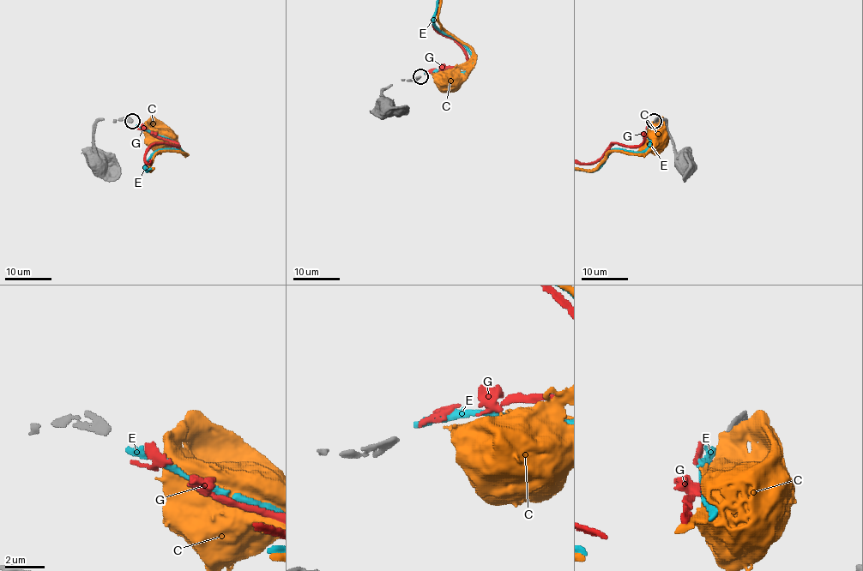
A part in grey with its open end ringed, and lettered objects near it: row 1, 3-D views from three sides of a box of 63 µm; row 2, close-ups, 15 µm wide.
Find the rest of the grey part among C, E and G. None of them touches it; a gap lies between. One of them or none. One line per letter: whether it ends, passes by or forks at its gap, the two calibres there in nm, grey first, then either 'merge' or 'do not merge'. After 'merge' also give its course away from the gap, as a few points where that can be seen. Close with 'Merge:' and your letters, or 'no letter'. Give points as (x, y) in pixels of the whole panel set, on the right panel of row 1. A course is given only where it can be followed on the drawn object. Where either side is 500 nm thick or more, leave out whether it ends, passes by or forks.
C: 320/600 nm | do not merge
E: it ends | 320/340 nm | do not merge
G: it ends | 320/190 nm | do not merge
Merge: no letter

